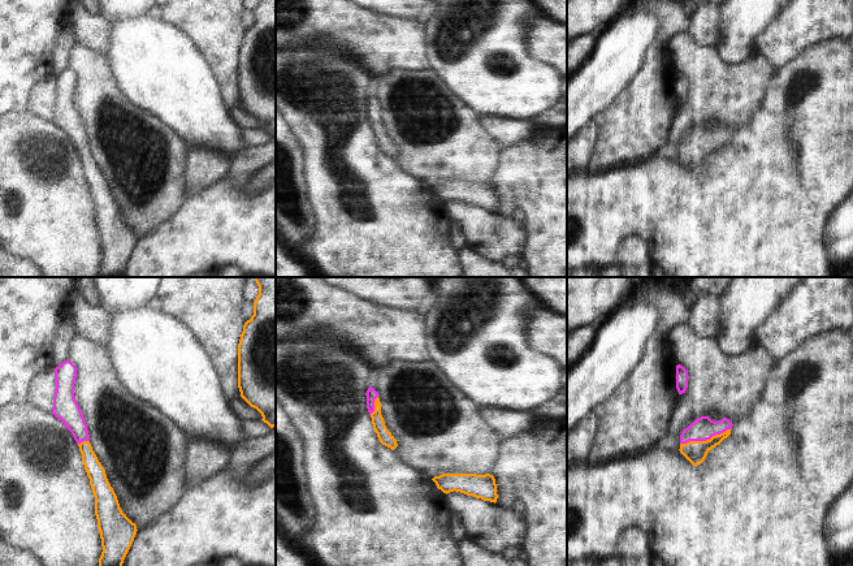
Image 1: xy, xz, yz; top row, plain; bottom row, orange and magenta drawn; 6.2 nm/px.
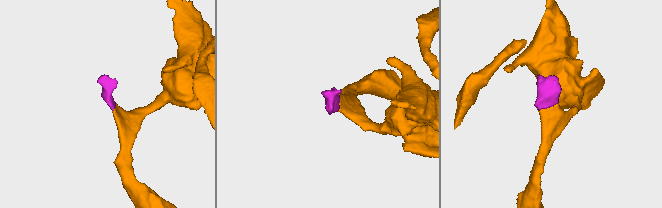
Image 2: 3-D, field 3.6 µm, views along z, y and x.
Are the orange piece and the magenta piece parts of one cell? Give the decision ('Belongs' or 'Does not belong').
Belongs

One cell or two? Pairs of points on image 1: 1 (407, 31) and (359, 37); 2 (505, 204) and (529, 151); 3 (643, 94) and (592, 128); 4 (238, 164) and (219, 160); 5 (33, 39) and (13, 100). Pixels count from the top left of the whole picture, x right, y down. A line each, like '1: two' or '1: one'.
1: one
2: one
3: two
4: two
5: one

